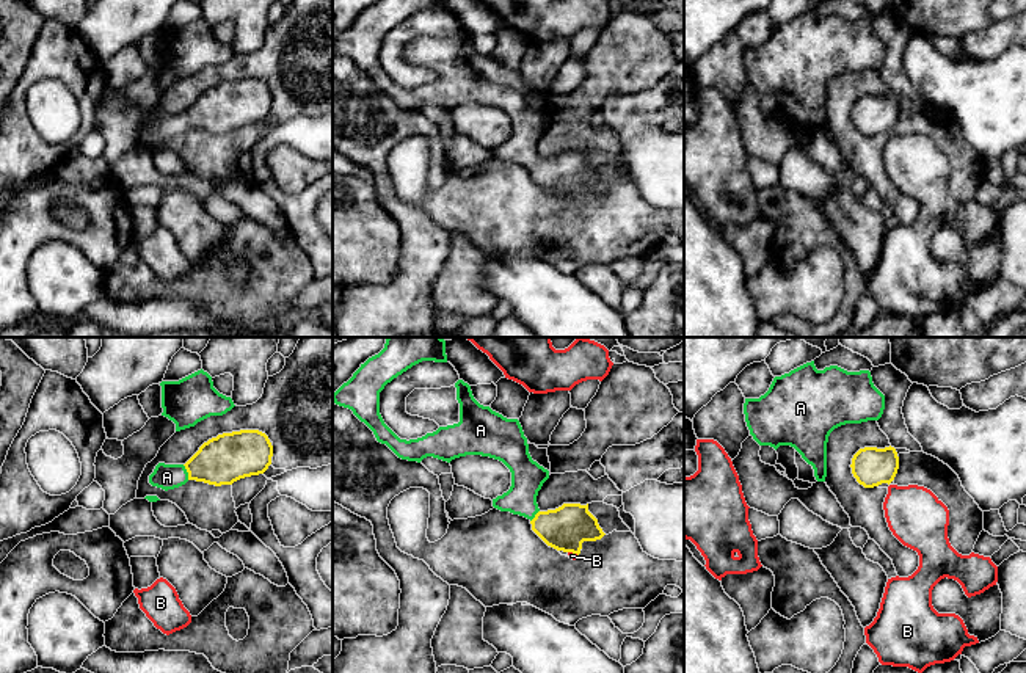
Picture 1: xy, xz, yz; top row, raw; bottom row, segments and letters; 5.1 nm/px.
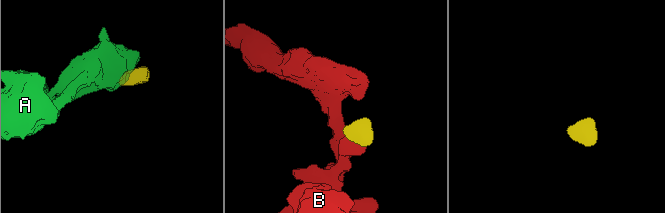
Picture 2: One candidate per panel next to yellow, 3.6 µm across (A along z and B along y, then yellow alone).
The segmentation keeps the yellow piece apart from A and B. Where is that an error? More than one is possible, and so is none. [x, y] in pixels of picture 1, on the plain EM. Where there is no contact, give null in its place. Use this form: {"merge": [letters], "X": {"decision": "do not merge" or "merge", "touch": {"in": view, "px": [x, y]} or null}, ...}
{"merge": ["A"], "A": {"decision": "merge", "touch": {"in": "xy", "px": [187, 120]}}, "B": {"decision": "do not merge", "touch": {"in": "xz", "px": [573, 201]}}}

